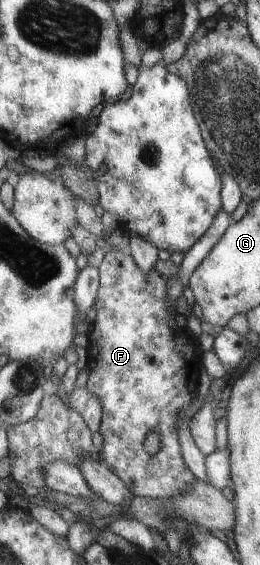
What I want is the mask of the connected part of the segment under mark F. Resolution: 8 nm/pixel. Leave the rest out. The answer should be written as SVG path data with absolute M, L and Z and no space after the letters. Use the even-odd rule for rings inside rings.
M115 249L104 254L97 270L100 284L92 304L96 316L83 343L88 352L86 388L102 404L102 421L97 429L103 443L100 462L124 482L133 496L176 498L186 492L195 478L183 462L176 422L180 410L190 404L194 390L198 390L199 374L203 372L199 338L182 328L176 315L172 316L168 310L167 279L163 275L154 269L144 274L130 255ZM150 431L156 432L160 439L160 448L154 454L147 454L142 448L142 441Z

